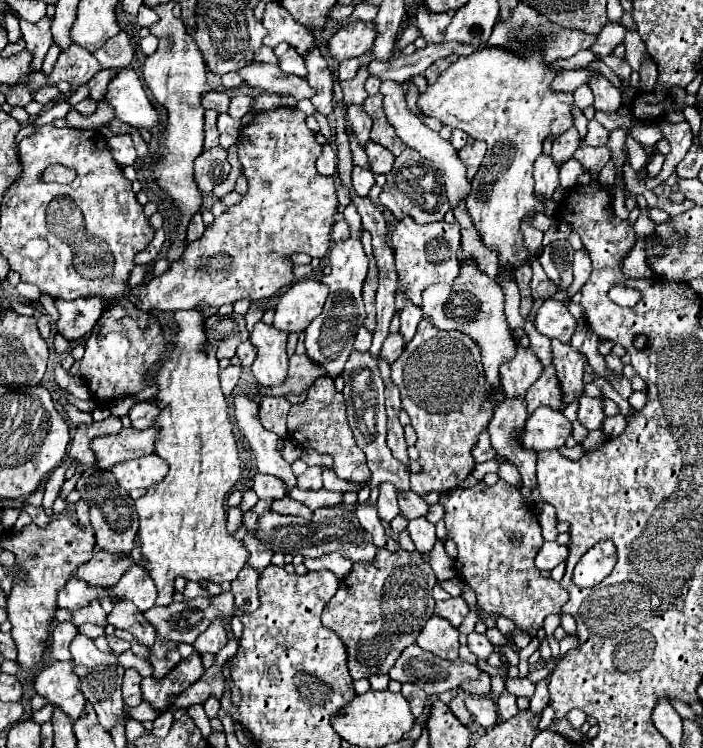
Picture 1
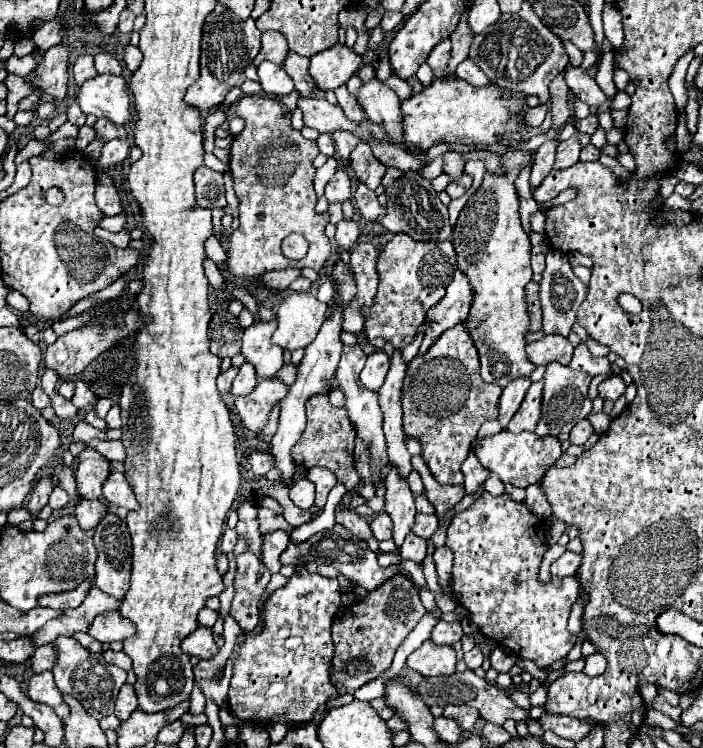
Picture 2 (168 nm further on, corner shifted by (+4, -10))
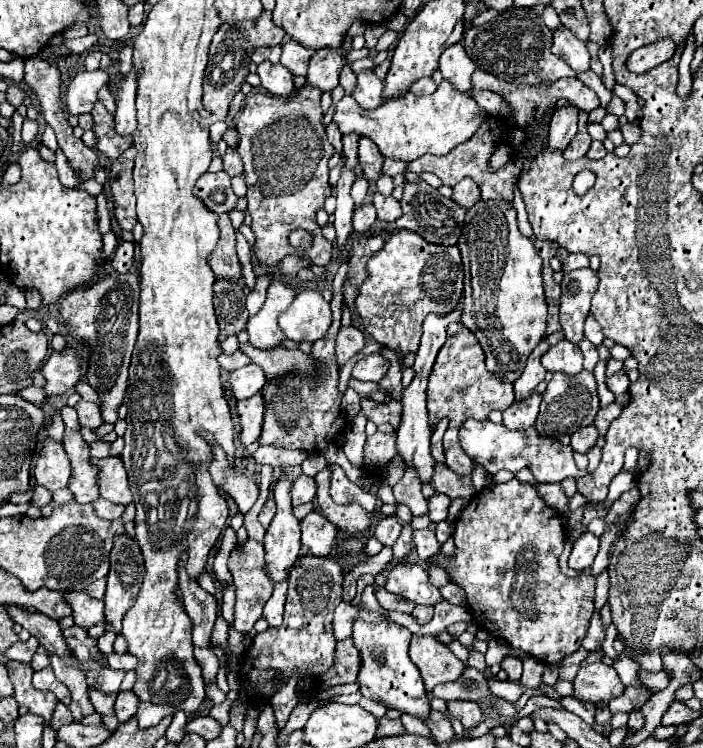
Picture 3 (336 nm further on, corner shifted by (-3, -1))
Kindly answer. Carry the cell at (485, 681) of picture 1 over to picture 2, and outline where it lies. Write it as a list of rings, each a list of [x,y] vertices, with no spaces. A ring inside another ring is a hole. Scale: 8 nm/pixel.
[[[445,707],[443,715],[445,715],[447,719],[457,721],[459,727],[461,727],[463,731],[473,729],[475,721],[479,719],[479,715],[477,715],[477,711],[475,711],[473,707]]]

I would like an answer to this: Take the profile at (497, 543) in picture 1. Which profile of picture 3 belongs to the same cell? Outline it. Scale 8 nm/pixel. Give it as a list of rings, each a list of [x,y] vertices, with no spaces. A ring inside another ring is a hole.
[[[514,478],[504,484],[486,486],[468,502],[460,518],[454,522],[452,538],[456,542],[454,560],[448,560],[446,556],[436,556],[434,560],[440,562],[450,580],[466,592],[466,602],[478,628],[488,630],[494,638],[502,638],[512,648],[520,648],[546,664],[556,664],[566,654],[580,648],[594,614],[596,578],[592,575],[568,577],[560,572],[558,558],[566,540],[564,524],[560,514],[538,496],[532,484]]]

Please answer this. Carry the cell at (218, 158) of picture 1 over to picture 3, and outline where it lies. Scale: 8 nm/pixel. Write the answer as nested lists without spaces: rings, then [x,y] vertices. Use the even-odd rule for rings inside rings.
[[[224,170],[204,172],[194,188],[196,188],[196,196],[216,214],[230,212],[236,206],[238,196],[234,194],[230,186],[230,176]]]

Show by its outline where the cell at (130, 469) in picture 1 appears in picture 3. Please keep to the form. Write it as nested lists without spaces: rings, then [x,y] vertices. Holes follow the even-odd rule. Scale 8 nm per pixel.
[[[120,456],[96,458],[94,464],[100,468],[100,496],[114,504],[130,504],[132,492],[126,476],[126,468]]]

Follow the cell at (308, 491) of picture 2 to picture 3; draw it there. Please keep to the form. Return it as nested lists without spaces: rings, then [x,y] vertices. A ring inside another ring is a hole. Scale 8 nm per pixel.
[[[306,474],[298,476],[290,494],[292,494],[292,504],[294,506],[304,504],[304,502],[312,502],[314,496],[316,496],[316,480],[312,476],[306,476]]]

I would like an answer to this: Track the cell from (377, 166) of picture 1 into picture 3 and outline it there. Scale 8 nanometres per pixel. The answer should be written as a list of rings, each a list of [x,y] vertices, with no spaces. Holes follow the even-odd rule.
[[[360,138],[360,148],[358,148],[358,160],[360,166],[364,170],[364,176],[368,180],[378,180],[382,176],[382,164],[384,164],[384,156],[380,154],[378,146],[370,140],[370,138]]]

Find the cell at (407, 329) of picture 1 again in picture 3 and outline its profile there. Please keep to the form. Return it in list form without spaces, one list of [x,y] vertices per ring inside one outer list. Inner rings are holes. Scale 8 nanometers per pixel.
[[[406,470],[400,482],[394,486],[396,502],[406,504],[414,516],[428,512],[428,500],[420,492],[420,478],[416,478],[416,470]]]

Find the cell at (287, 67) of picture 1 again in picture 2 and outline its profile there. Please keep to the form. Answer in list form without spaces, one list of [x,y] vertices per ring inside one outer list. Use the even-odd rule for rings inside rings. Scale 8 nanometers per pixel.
[[[265,61],[257,67],[257,75],[259,75],[261,89],[267,95],[283,97],[283,95],[289,95],[293,91],[293,81],[289,79],[289,75],[285,75],[285,69],[281,65]]]

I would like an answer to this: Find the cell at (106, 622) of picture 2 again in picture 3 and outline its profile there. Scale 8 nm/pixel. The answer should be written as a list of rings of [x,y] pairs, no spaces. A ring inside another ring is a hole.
[[[70,592],[66,594],[66,602],[74,610],[74,622],[80,628],[92,628],[92,626],[108,626],[104,622],[104,602],[88,596],[86,592]]]

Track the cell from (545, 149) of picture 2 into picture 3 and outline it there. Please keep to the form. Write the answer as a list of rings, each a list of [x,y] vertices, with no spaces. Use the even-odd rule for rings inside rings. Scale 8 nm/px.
[[[574,106],[556,108],[556,112],[550,120],[548,148],[564,150],[570,144],[570,140],[576,136],[576,122],[578,122],[578,108],[574,108]]]

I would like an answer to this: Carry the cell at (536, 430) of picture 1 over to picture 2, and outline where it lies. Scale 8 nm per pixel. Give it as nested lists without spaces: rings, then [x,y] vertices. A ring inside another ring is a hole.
[[[501,431],[497,435],[485,437],[481,441],[473,443],[473,453],[477,455],[477,459],[481,461],[481,465],[491,471],[497,473],[503,483],[511,483],[513,487],[529,487],[529,485],[537,485],[545,471],[555,465],[555,461],[561,457],[561,443],[557,441],[557,437],[549,439],[549,437],[537,437],[535,433],[509,433],[509,431]]]

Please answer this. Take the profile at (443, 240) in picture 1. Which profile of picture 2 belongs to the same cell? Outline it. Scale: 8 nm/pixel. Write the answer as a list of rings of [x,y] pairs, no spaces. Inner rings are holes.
[[[397,233],[385,245],[377,261],[379,289],[373,305],[369,309],[361,309],[367,341],[377,349],[385,343],[391,343],[393,347],[409,345],[425,321],[425,313],[443,299],[447,285],[453,281],[453,273],[457,269],[455,259],[457,255],[451,241],[419,243],[405,233]]]

